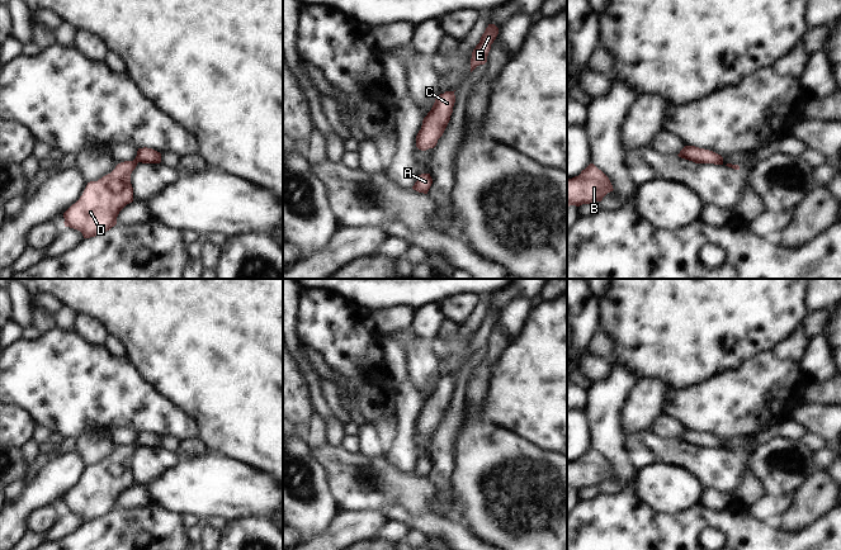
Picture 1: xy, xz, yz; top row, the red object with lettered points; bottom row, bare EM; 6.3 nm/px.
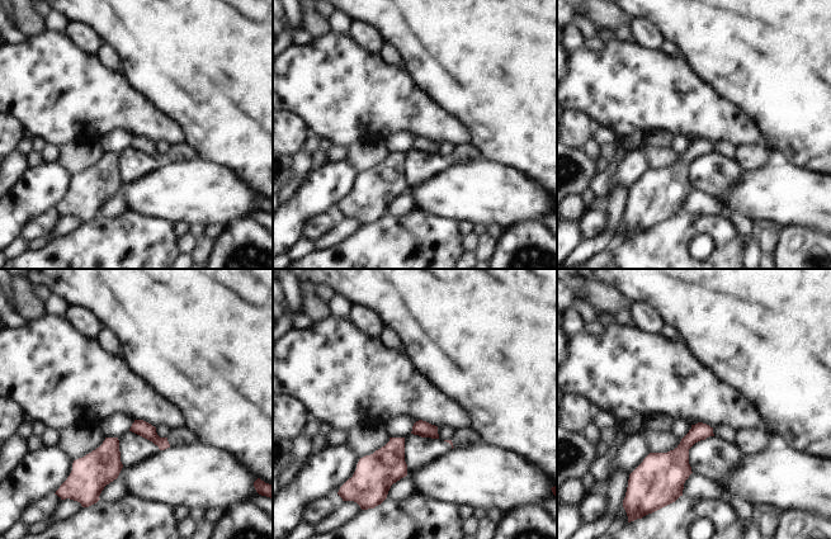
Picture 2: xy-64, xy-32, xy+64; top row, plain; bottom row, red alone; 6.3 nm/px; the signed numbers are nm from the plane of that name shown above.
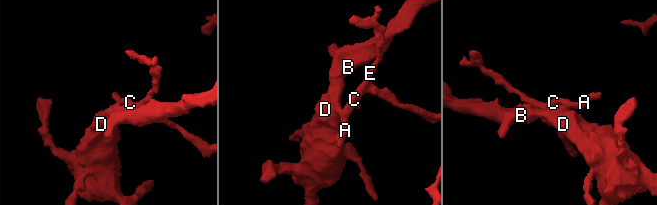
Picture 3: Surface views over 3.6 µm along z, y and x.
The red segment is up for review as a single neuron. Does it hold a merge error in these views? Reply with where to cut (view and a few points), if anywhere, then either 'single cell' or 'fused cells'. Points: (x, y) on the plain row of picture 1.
cut none; single cell

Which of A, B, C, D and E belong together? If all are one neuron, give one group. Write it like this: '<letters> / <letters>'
A B C D E

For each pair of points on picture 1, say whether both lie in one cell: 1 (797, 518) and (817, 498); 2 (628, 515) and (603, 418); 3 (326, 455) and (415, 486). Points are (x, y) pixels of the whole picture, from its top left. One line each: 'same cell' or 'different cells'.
1: same cell
2: different cells
3: same cell

